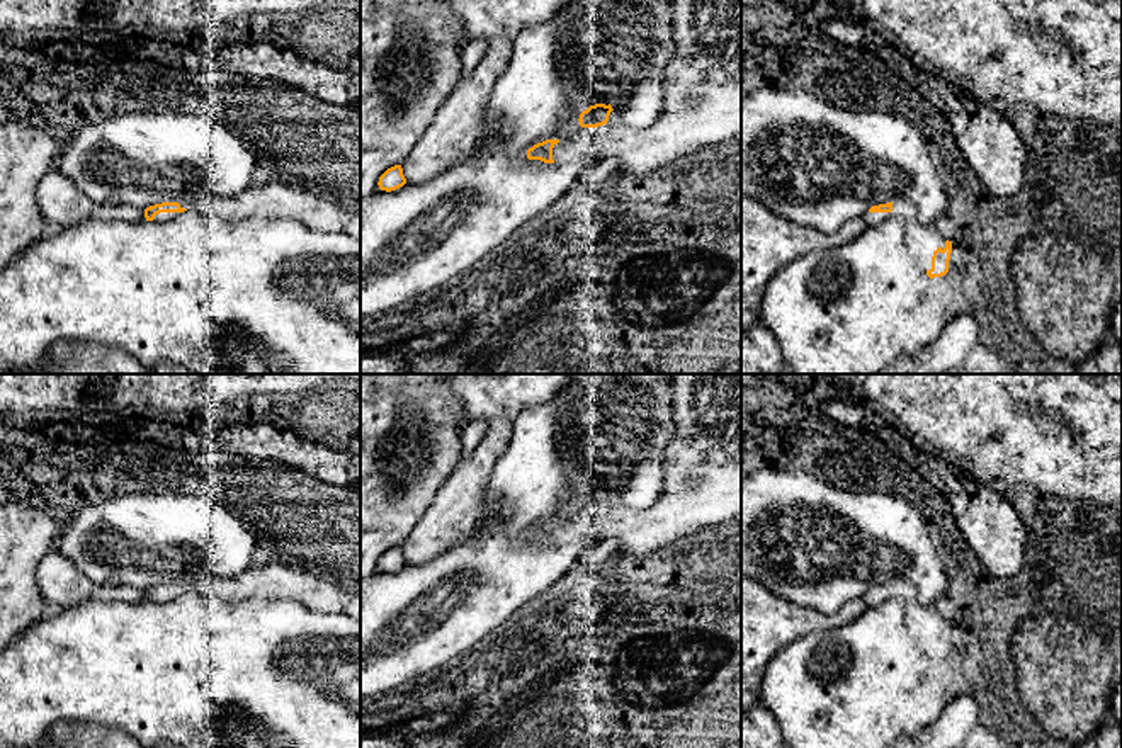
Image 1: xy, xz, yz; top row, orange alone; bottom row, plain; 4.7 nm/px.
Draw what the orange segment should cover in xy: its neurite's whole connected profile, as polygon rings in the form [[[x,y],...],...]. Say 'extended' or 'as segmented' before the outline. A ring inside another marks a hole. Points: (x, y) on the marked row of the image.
extended | [[[162,202],[144,209],[146,221],[165,223],[182,214],[185,209],[184,202]]]

